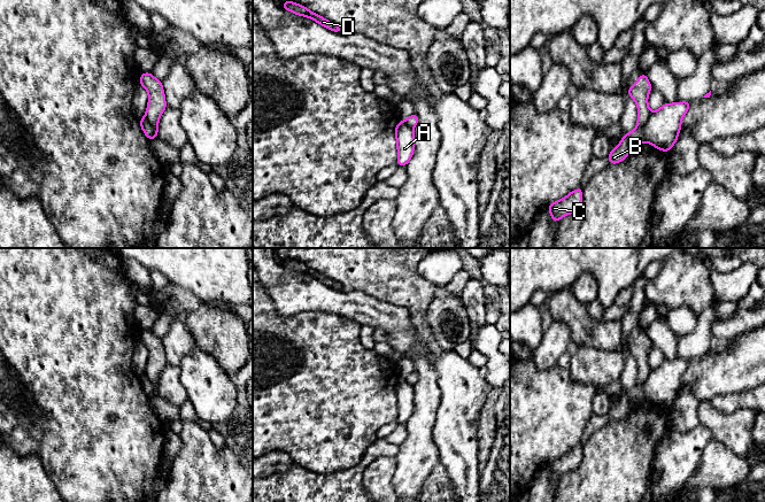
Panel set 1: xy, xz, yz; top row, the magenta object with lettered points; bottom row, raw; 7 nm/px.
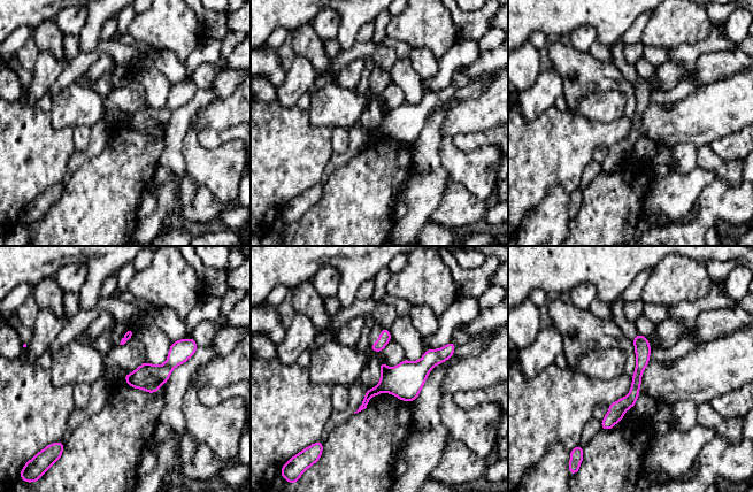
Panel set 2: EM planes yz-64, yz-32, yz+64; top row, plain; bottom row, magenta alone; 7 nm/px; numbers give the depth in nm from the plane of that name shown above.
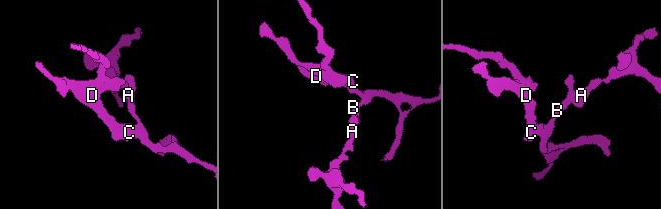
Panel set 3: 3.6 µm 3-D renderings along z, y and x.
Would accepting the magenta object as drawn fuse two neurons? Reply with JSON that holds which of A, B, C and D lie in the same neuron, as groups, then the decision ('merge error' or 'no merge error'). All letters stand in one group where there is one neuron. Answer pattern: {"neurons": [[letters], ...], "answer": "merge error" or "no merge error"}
{"neurons": [["A"], ["B", "C", "D"]], "answer": "merge error"}

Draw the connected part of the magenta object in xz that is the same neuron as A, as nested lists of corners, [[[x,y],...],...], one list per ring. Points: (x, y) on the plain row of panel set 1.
[[[404,378],[395,384],[396,404],[397,404],[397,424],[405,424],[414,414],[415,392],[414,386],[409,385]]]

